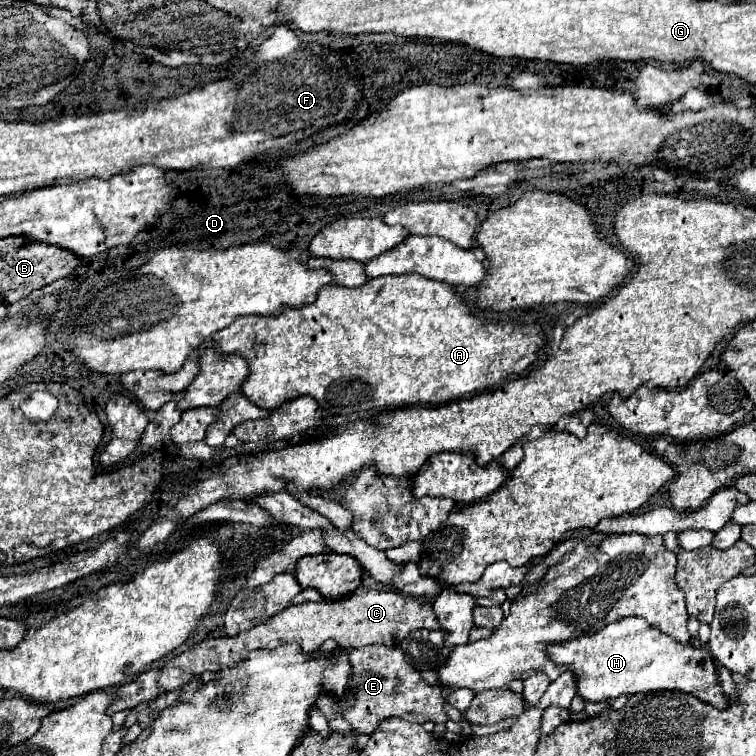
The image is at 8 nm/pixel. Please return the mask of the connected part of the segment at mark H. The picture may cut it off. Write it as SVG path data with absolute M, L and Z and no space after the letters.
M620 618L592 636L548 644L546 654L556 666L574 674L576 694L582 696L584 702L610 702L622 694L652 690L680 690L714 708L726 708L728 704L718 688L712 658L690 644L684 646L670 636L660 634L656 628L648 626L648 622L644 624L642 618Z

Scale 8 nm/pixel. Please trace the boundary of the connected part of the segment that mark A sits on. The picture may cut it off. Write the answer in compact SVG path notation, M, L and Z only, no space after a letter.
M406 274L406 276L380 276L368 280L360 288L344 288L340 284L326 284L320 288L318 298L314 304L306 304L300 308L290 308L284 306L278 316L244 316L236 318L236 322L224 330L220 330L214 338L214 350L226 356L242 356L250 364L250 374L240 386L240 392L258 408L264 410L274 410L282 402L298 396L312 396L320 406L324 400L324 412L328 416L338 416L338 414L360 414L360 412L380 412L380 410L392 410L392 408L402 408L402 406L442 406L448 404L456 398L470 396L474 392L488 390L496 386L500 380L506 380L512 374L524 372L536 358L536 350L544 344L544 336L538 326L516 326L516 324L502 324L496 326L492 322L478 320L476 316L470 314L468 306L456 296L454 288L436 280L428 280L420 274Z

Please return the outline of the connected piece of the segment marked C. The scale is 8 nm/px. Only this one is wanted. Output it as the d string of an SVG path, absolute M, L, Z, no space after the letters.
M366 590L358 592L346 600L336 602L304 602L292 604L282 612L276 612L266 622L254 626L252 630L240 632L234 638L210 638L204 640L184 654L172 658L160 672L160 686L164 690L178 690L188 684L194 676L206 672L220 672L224 668L234 668L240 664L252 650L266 648L274 650L284 644L300 644L302 652L310 654L318 650L324 640L332 638L342 648L362 648L368 644L384 644L384 646L398 646L408 634L416 630L438 630L440 622L432 610L430 602L424 602L414 596L406 596L394 590Z

